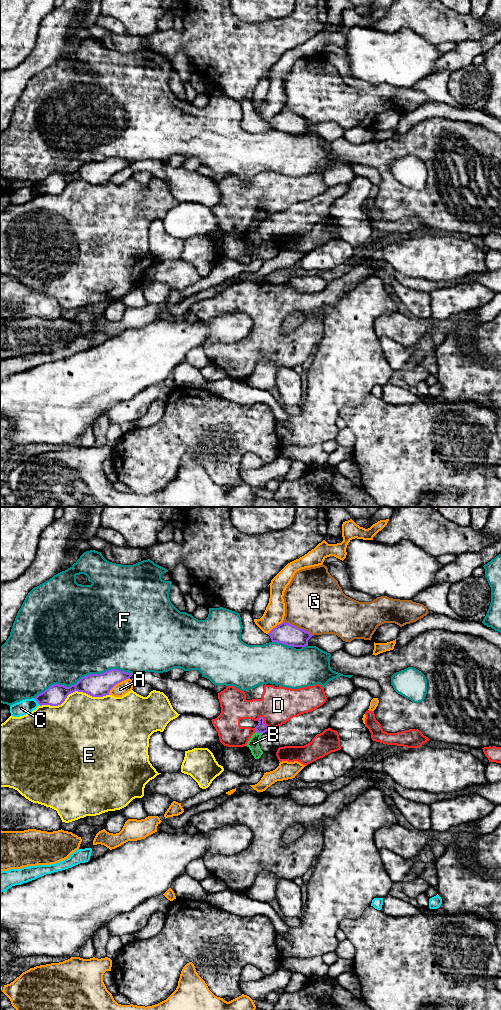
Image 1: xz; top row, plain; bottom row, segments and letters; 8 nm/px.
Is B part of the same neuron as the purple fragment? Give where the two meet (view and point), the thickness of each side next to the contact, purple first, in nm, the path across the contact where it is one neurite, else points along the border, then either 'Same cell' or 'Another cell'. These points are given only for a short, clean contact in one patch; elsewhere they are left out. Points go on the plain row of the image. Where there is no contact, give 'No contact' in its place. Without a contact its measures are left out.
Touches purple at xz (259, 220). Thickness 80 nm (purple) against 90 nm. Path across: xz (261, 216), (259, 220), (253, 231). Same cell

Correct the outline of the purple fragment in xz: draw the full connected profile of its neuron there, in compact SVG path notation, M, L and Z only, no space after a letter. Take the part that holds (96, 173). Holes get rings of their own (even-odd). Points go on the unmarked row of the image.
M111 157L101 162L90 162L69 175L54 172L34 187L40 194L58 194L65 189L69 182L75 179L86 181L92 185L103 185L109 183L110 178L116 172L129 167L132 163L132 161L118 157Z

